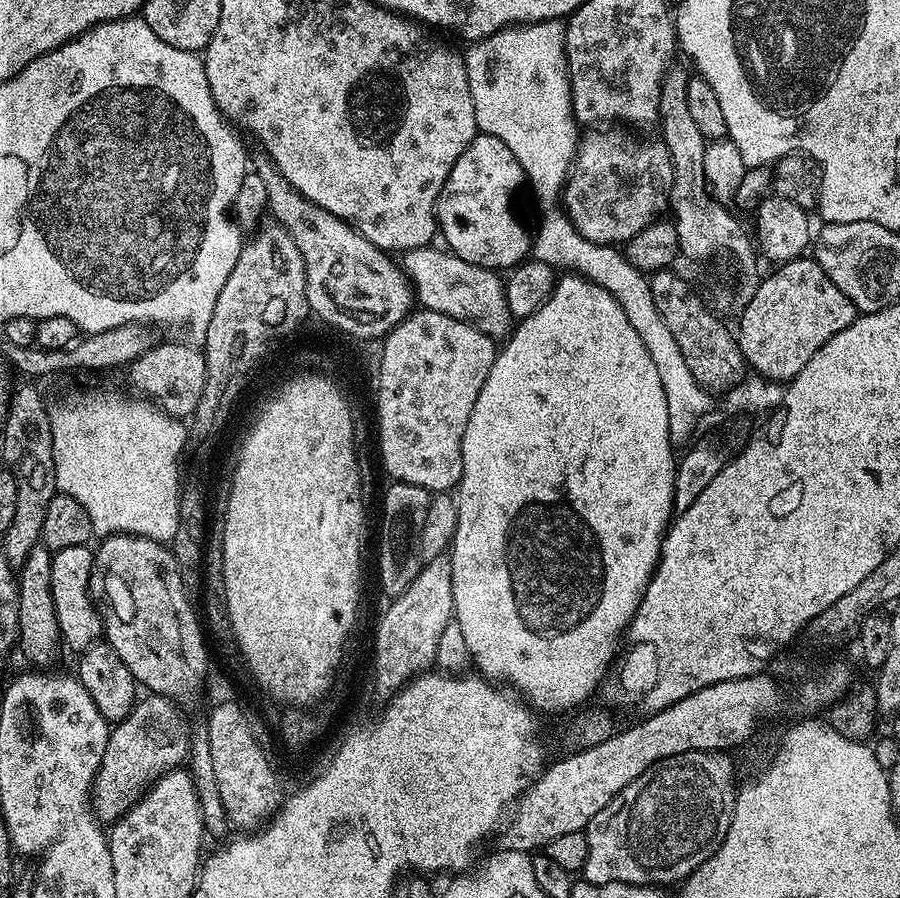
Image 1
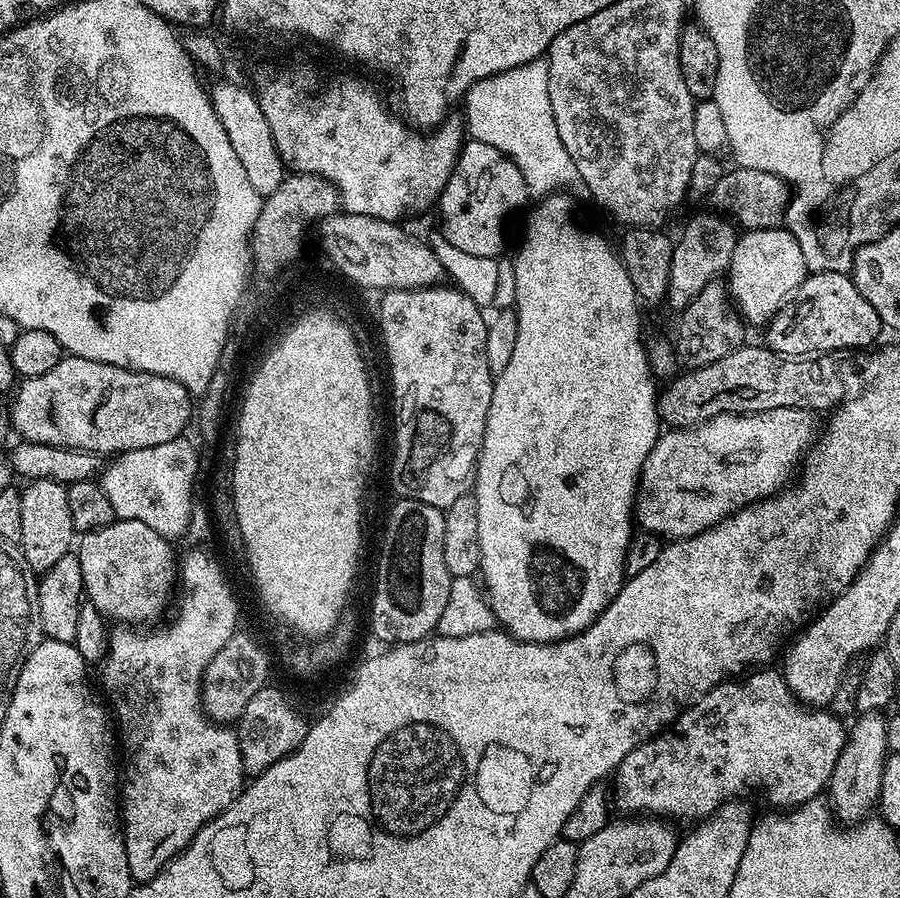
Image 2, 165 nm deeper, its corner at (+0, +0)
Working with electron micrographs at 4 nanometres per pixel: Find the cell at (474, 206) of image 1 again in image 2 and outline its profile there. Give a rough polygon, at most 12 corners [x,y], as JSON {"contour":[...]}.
{"contour":[[469,139],[440,195],[446,238],[499,257],[529,199],[502,150]]}

